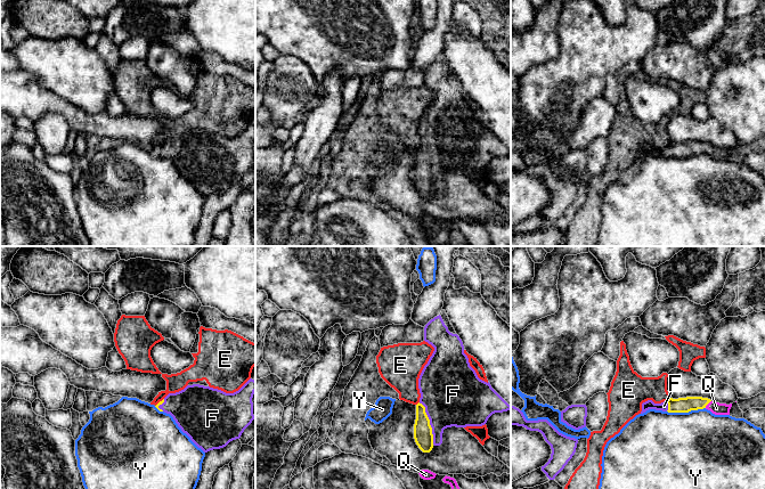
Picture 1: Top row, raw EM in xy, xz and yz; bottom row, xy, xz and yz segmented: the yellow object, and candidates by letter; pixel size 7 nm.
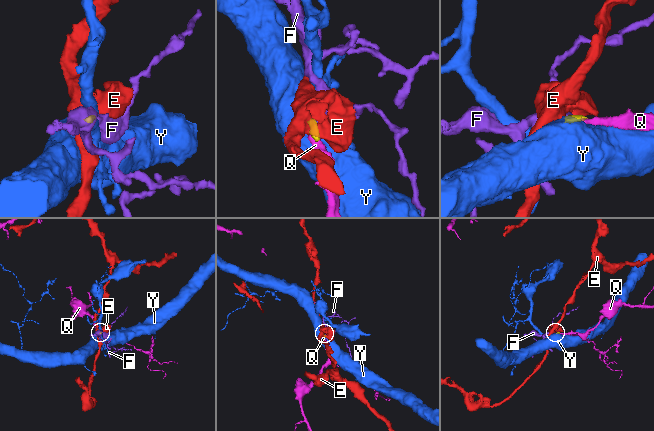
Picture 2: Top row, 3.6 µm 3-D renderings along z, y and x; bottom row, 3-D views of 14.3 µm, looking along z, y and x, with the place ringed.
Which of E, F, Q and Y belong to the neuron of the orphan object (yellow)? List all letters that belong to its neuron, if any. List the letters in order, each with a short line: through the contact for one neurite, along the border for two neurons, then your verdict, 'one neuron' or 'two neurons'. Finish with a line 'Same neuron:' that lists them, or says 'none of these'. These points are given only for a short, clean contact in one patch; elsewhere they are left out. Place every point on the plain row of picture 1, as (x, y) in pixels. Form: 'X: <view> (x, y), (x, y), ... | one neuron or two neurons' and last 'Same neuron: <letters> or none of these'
E: xz (418, 146), (416, 149) | two neurons
F: xz (423, 180), (428, 176), (429, 168), (433, 159), (452, 140) | one neuron
Q: yz (682, 149), (708, 147), (716, 153) | one neuron
Y: yz (705, 152), (688, 156), (667, 156) | two neurons
Same neuron: F, Q

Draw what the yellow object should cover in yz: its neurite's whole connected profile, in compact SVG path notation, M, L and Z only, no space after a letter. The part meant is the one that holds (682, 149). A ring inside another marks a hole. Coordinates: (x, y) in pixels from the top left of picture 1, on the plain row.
M686 141L678 144L669 142L667 146L664 146L661 148L654 148L652 145L643 147L641 158L645 157L649 154L662 155L668 157L689 157L691 155L706 153L715 160L730 160L731 152L732 148L719 148L702 141Z

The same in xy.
M252 123L234 138L193 129L169 138L155 152L170 158L181 176L207 197L241 182L254 164L254 137L255 125Z

